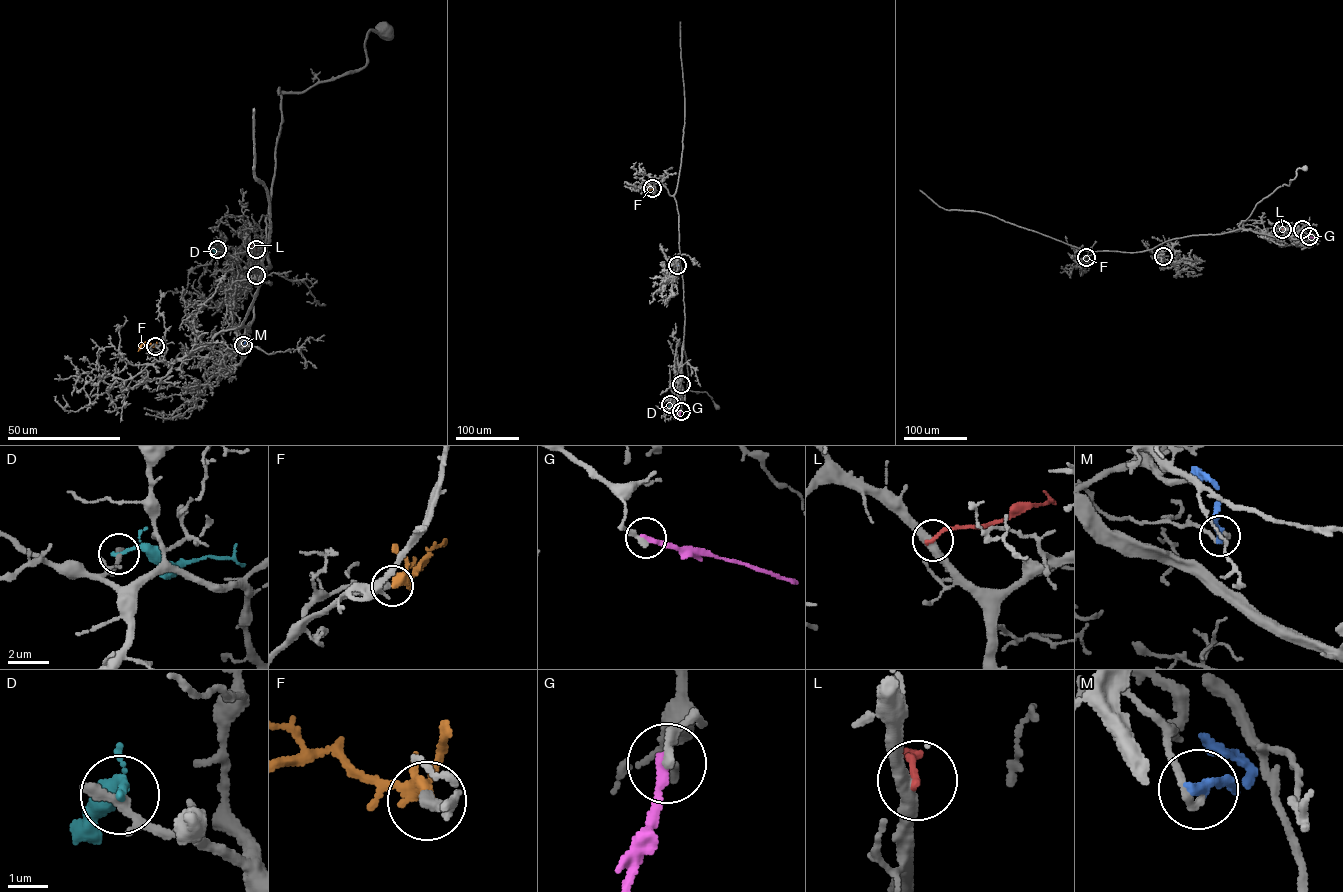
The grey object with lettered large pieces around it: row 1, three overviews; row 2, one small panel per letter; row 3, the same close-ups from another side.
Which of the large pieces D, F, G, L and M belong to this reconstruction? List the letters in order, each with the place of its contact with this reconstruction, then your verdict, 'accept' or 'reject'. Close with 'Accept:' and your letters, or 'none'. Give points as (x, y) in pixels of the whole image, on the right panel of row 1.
D: meets grey at (1302, 229); reject
F: meets grey at (1086, 257); accept
G: meets grey at (1309, 236); reject
L: meets grey at (1282, 229); reject
M: meets grey at (1163, 256); reject
Accept: F

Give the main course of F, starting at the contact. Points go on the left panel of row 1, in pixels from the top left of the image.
F: (156, 347), (141, 345), (138, 351)

